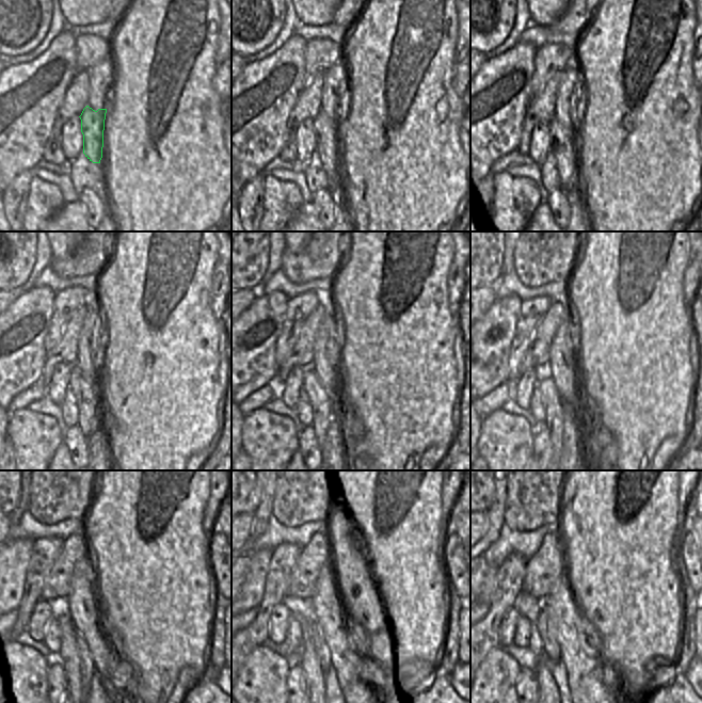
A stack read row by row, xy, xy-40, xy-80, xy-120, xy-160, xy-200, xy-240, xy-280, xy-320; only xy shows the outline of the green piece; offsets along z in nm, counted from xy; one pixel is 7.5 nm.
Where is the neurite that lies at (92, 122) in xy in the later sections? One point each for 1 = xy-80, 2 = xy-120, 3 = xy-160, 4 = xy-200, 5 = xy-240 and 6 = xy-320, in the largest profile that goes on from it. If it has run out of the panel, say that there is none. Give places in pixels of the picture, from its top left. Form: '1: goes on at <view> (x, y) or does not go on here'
1: goes on at xy-80 (562, 141)
2: goes on at xy-120 (85, 393)
3: goes on at xy-160 (324, 405)
4: goes on at xy-200 (554, 402)
5: goes on at xy-240 (70, 662)
6: goes on at xy-320 (546, 687)

